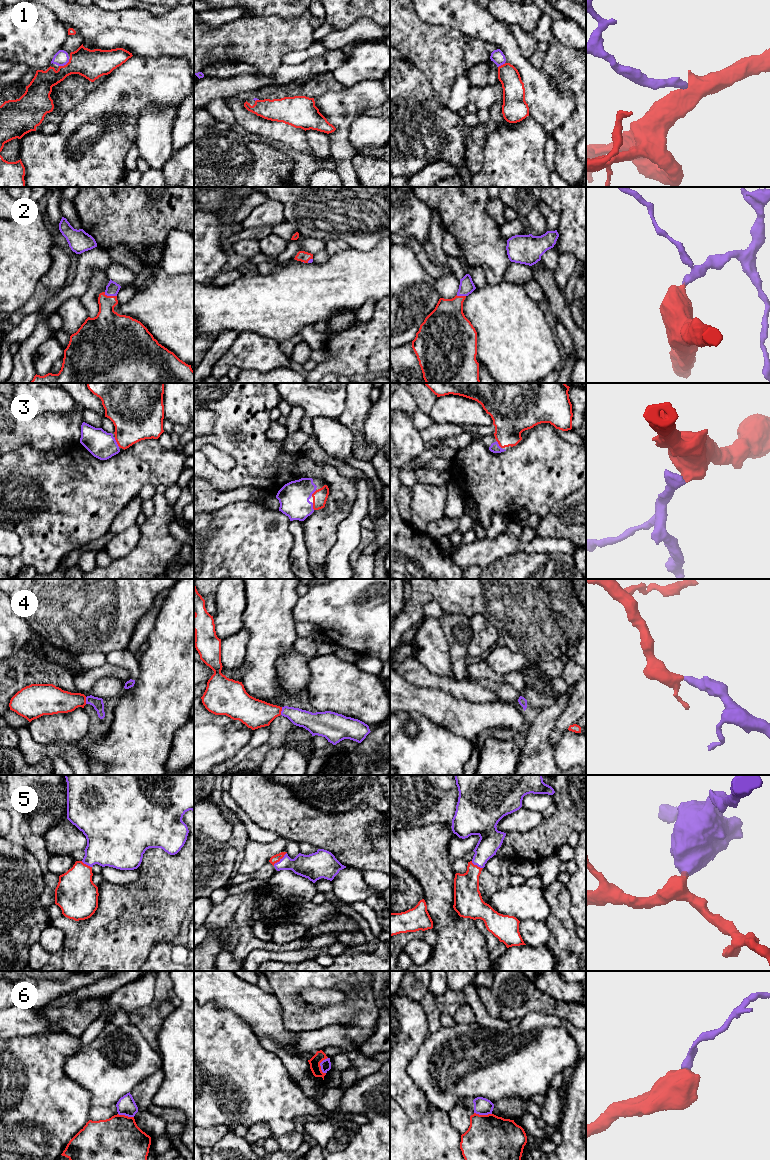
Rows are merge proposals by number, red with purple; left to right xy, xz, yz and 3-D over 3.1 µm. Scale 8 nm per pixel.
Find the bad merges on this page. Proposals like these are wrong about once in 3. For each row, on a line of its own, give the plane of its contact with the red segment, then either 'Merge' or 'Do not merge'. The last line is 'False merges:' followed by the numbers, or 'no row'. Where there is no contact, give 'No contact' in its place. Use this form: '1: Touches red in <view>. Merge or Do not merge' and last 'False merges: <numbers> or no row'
1: Touches red in xy. Merge
2: Touches red in xy. Merge
3: Touches red in xy. Merge
4: Touches red in xz. Merge
5: Touches red in xz. Merge
6: Touches red in xz. Do not merge
False merges: 6

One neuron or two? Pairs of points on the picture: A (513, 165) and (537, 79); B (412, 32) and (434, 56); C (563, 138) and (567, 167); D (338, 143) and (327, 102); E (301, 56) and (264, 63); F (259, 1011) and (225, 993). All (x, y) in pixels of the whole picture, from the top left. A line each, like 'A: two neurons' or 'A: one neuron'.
A: two neurons
B: one neuron
C: one neuron
D: one neuron
E: two neurons
F: one neuron

